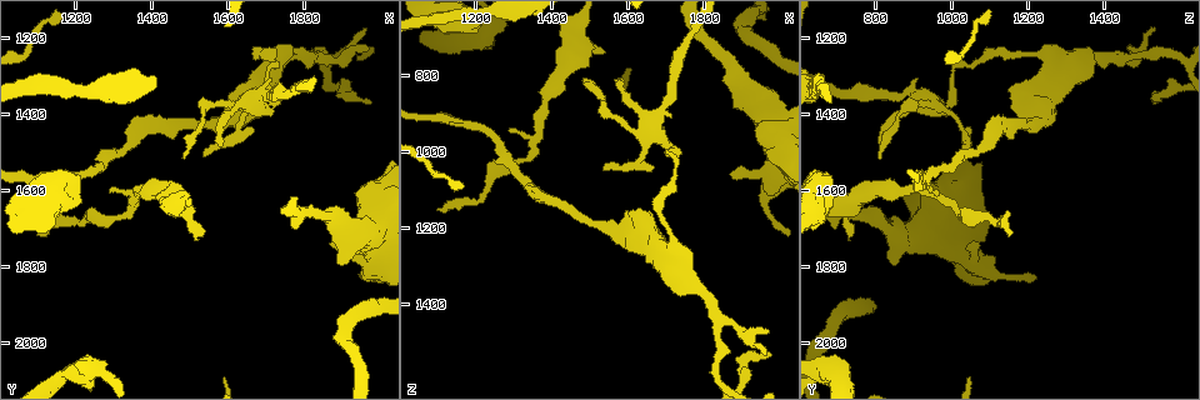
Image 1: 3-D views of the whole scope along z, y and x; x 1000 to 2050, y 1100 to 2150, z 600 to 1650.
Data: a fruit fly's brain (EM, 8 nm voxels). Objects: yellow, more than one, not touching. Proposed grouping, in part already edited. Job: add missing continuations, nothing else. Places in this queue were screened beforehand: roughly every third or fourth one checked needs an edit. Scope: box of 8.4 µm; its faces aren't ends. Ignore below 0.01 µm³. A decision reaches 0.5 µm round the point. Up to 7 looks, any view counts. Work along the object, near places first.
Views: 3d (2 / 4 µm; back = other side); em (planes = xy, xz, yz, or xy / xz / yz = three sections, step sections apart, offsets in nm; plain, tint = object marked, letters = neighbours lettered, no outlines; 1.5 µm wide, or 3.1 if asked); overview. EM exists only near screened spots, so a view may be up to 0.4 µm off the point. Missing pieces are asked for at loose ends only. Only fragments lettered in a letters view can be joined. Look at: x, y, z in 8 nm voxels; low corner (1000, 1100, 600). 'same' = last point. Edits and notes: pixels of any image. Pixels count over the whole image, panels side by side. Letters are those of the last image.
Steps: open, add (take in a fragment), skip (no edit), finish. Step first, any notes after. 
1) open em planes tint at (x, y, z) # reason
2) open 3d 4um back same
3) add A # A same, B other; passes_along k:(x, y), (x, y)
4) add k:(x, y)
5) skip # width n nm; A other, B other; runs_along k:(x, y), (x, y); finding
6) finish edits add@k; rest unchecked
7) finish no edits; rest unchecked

open 3d 2um back at (1975, 1365, 1535) # an open end

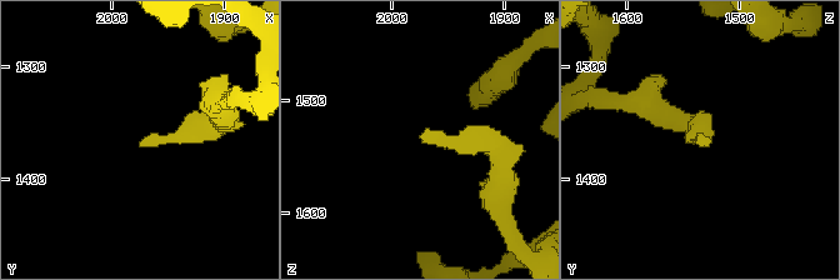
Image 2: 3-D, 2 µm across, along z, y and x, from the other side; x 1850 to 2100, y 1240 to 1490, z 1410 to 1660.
open em planes letters at (1974, 1376, 1532) # need the tissue

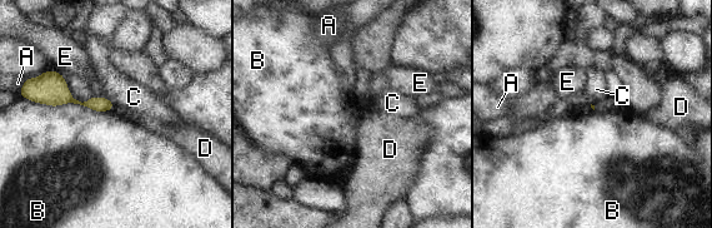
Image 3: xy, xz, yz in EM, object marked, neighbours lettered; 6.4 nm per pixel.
skip # A other, B other, C other, D other, E other; border 3:(28, 99), (109, 112); no lettered fragment goes on from it

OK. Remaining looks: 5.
open em xy step 4 letters at (1105, 1715, 1145) # thin end

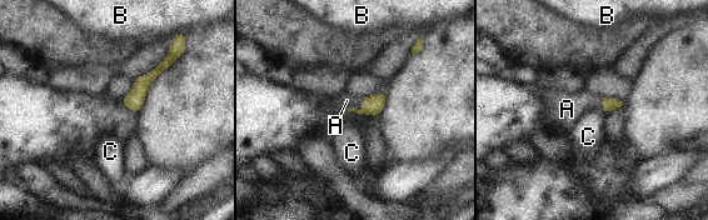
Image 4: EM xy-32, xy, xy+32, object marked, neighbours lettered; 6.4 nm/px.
open em planes letters same

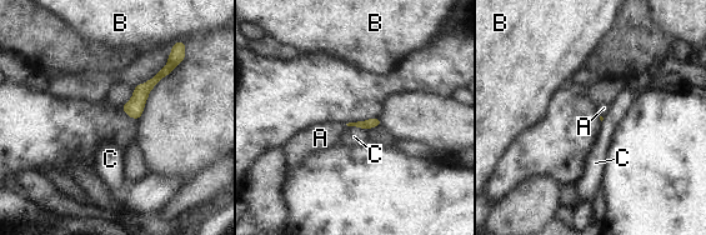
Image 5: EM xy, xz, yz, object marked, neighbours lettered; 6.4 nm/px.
add A # longest_contact A 80 nm; A same, B other, C other; passes_along 5:(367, 124), (351, 125), (320, 138); the cell continues

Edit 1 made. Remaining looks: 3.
finish edits add@5; rest unchecked

